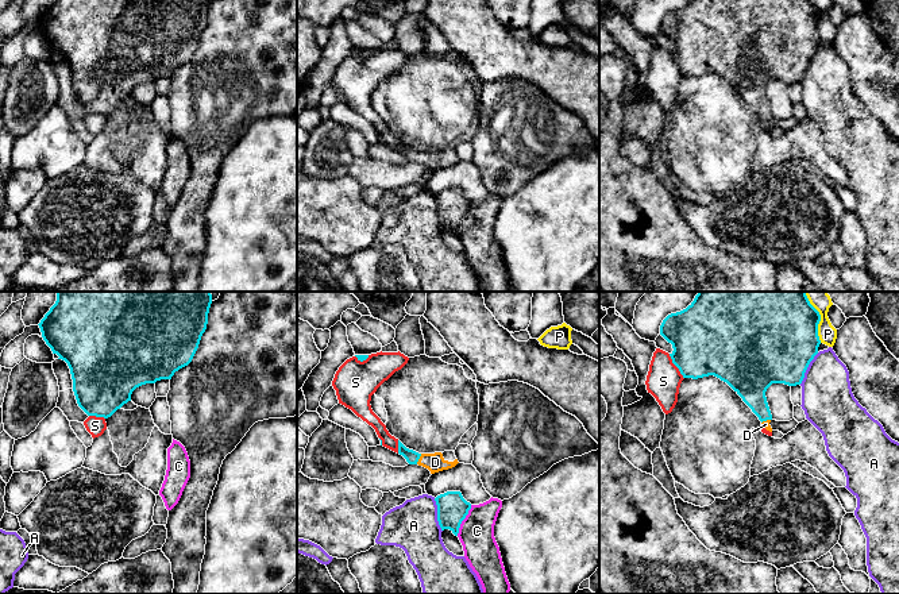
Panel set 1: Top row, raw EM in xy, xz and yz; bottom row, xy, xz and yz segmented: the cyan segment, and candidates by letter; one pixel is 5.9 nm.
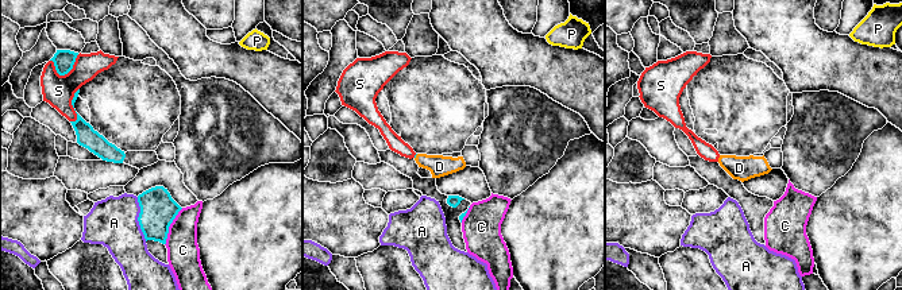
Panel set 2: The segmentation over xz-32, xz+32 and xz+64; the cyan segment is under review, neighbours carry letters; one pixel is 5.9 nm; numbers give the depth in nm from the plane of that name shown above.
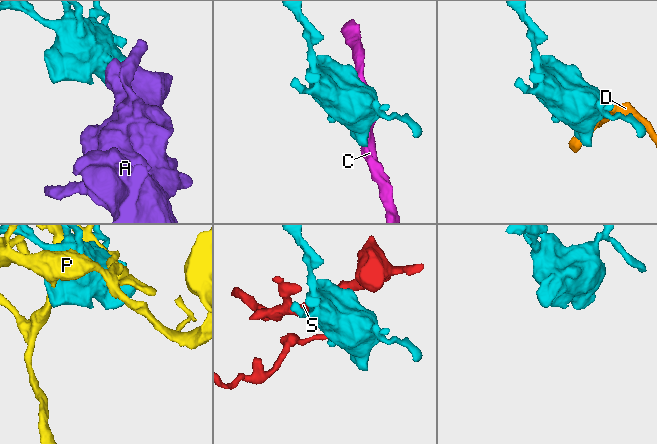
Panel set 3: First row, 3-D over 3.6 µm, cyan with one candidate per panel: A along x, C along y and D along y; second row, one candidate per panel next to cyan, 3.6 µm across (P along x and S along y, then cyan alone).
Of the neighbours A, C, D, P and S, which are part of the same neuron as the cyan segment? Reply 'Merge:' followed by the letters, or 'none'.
Merge: D

